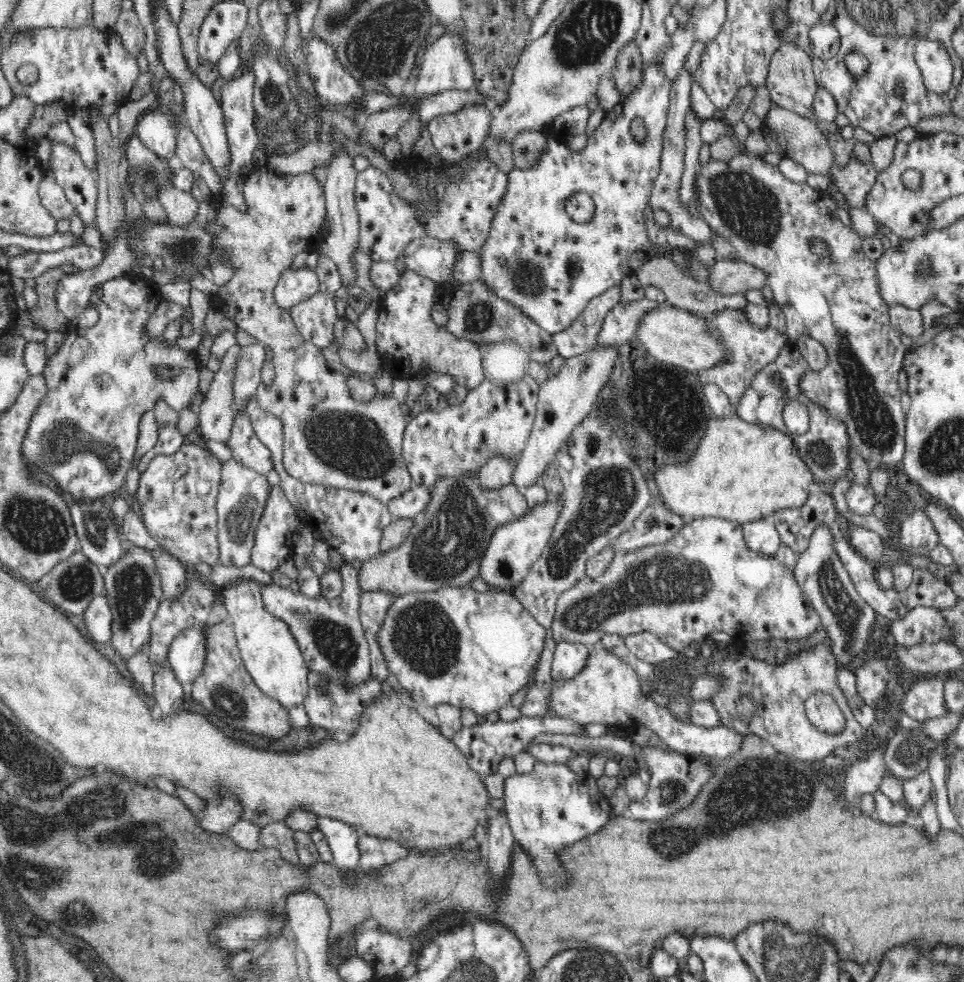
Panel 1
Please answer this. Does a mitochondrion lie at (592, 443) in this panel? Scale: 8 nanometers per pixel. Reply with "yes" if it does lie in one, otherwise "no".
yes

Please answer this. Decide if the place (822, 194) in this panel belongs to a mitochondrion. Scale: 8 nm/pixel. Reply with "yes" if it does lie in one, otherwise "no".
no

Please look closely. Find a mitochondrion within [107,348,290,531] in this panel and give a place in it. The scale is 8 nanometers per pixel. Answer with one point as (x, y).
(163, 374)

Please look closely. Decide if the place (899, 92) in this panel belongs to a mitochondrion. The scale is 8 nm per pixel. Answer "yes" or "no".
no

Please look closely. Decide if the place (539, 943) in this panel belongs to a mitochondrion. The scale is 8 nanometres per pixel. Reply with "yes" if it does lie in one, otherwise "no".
no

